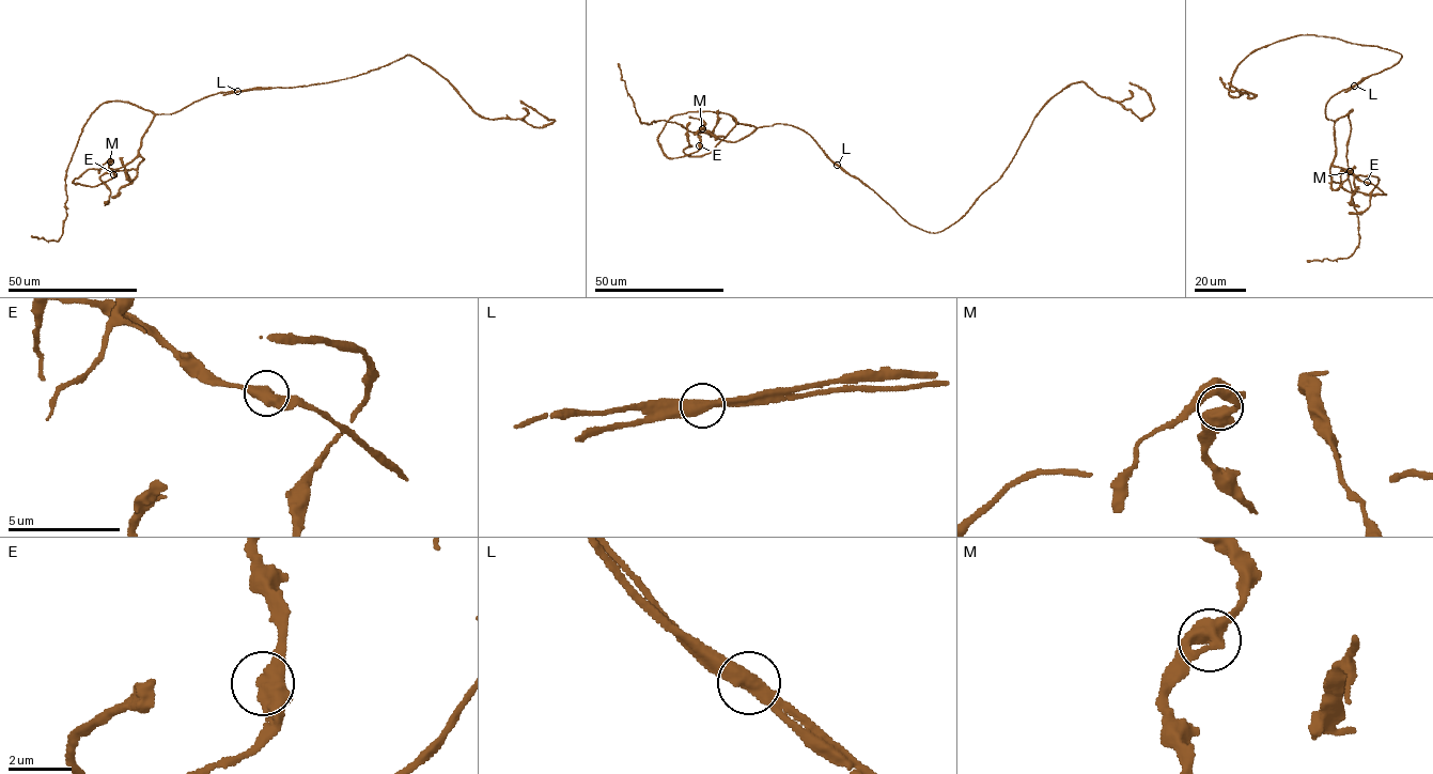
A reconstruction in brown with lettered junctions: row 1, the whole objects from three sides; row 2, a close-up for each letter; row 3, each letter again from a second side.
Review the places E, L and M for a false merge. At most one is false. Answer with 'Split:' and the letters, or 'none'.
Split: L

